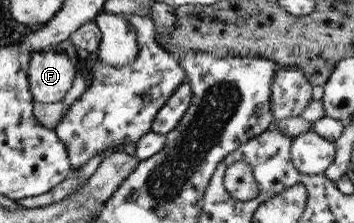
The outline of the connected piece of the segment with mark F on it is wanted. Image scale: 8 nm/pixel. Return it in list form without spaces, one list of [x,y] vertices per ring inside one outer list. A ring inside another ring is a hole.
[[[53,50],[35,53],[29,70],[30,90],[34,102],[56,103],[67,94],[75,78],[69,57]]]

